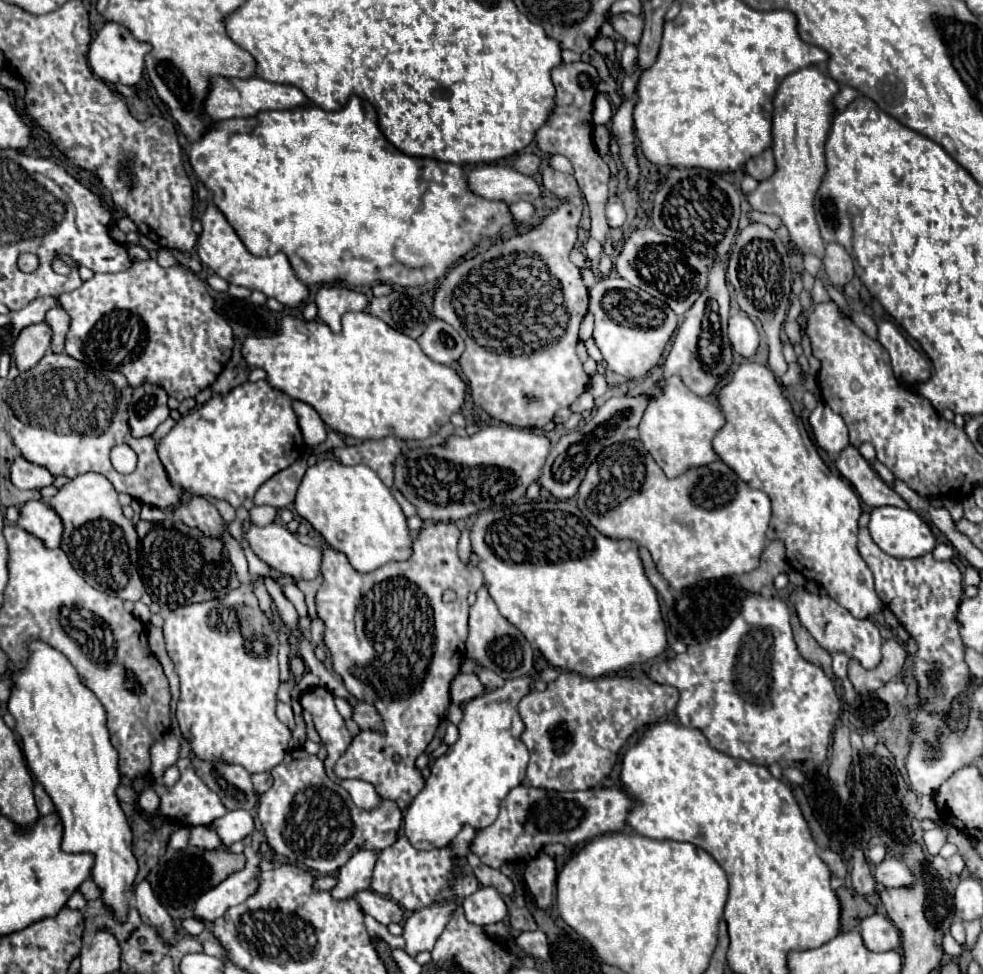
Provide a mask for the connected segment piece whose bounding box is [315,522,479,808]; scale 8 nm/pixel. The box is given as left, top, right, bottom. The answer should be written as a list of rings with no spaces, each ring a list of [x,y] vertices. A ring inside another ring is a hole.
[[[453,522],[425,526],[417,540],[413,540],[413,556],[409,560],[389,562],[369,574],[355,572],[345,554],[331,548],[323,550],[321,574],[325,580],[315,596],[315,604],[317,616],[325,624],[325,648],[329,650],[333,670],[343,678],[347,690],[359,700],[373,704],[385,724],[385,734],[367,730],[355,736],[345,756],[341,756],[341,760],[335,764],[335,774],[339,778],[357,778],[373,784],[381,800],[393,800],[399,804],[399,808],[407,808],[425,786],[421,772],[415,768],[415,758],[423,754],[427,744],[433,740],[451,704],[449,684],[459,672],[465,656],[469,612],[467,578],[473,578],[473,572],[479,572],[479,568],[463,564],[457,554]],[[447,588],[457,592],[455,604],[443,604],[441,594]],[[393,756],[401,756],[401,760],[395,762]]]

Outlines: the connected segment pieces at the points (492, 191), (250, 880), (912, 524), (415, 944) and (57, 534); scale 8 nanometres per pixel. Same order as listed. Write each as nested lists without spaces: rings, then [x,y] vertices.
[[[501,164],[475,166],[469,172],[469,188],[487,200],[503,200],[509,204],[519,200],[533,202],[541,196],[541,184],[533,176]]]
[[[255,830],[251,835],[252,846],[246,847],[244,855],[246,866],[241,872],[231,874],[227,880],[223,880],[219,886],[209,890],[197,900],[195,916],[211,922],[215,918],[221,918],[231,906],[245,902],[245,898],[253,896],[259,886],[259,874],[261,874],[261,856],[259,856],[259,845],[264,841],[264,834]]]
[[[879,506],[871,512],[871,522],[869,522],[869,532],[875,544],[889,556],[895,558],[919,558],[937,546],[937,538],[933,534],[931,524],[921,518],[915,510],[911,508],[897,508],[897,506]]]
[[[433,904],[429,908],[413,912],[403,926],[405,952],[411,958],[415,958],[419,952],[431,952],[435,940],[439,938],[445,924],[449,922],[453,910],[455,904],[445,904],[445,906]]]
[[[29,500],[23,504],[17,526],[41,538],[47,548],[57,548],[61,544],[61,518],[51,506],[41,500]]]

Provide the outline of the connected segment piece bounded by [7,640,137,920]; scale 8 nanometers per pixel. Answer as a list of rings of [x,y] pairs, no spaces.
[[[31,640],[27,648],[31,656],[27,658],[25,666],[11,674],[13,688],[7,700],[7,710],[15,718],[15,730],[21,734],[23,752],[31,774],[45,786],[63,820],[65,834],[61,848],[65,852],[95,852],[95,866],[91,876],[101,888],[101,898],[109,910],[113,910],[113,916],[123,920],[129,906],[127,898],[131,896],[131,886],[137,874],[137,860],[131,852],[133,834],[115,794],[121,774],[117,770],[117,750],[109,742],[105,708],[97,696],[79,680],[77,670],[59,650],[41,640]]]

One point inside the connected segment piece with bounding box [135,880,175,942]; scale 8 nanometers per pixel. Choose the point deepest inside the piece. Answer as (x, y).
(152, 912)

